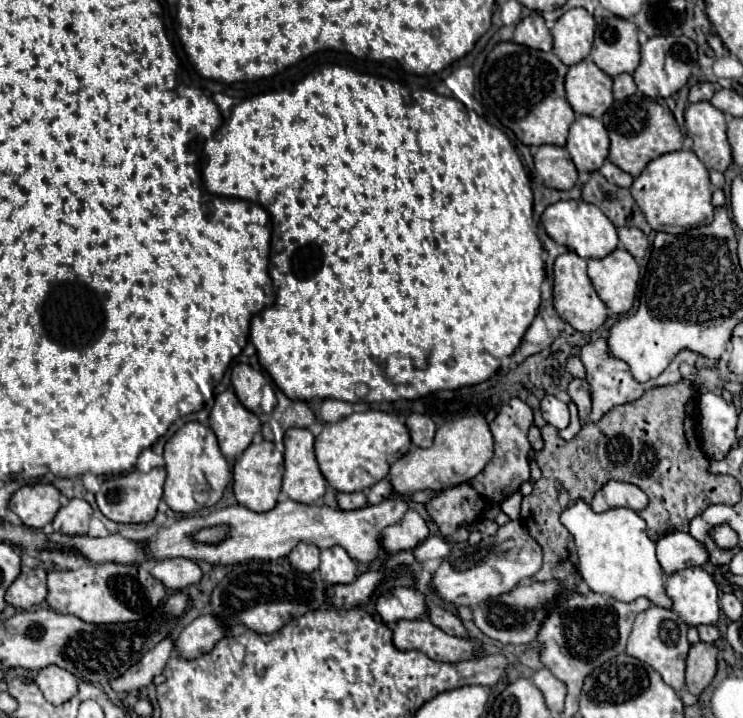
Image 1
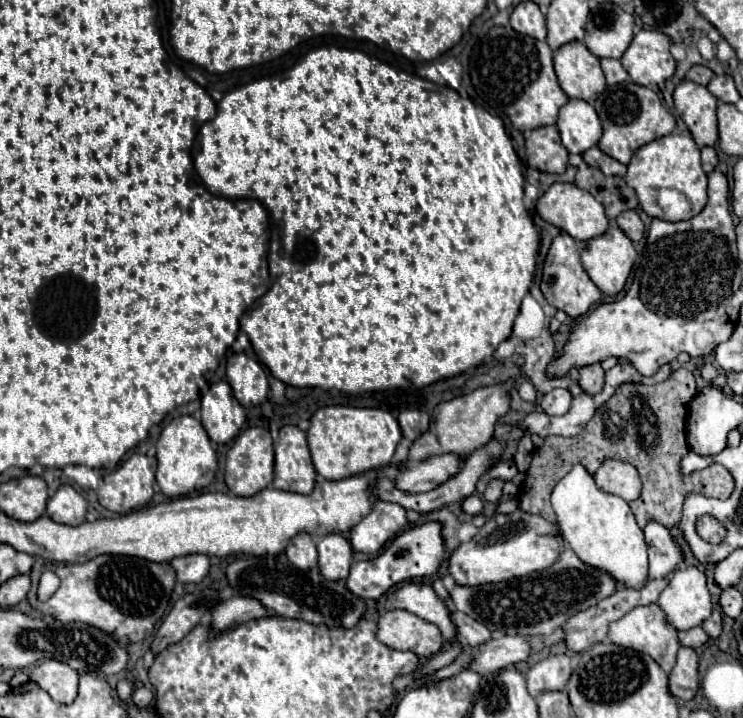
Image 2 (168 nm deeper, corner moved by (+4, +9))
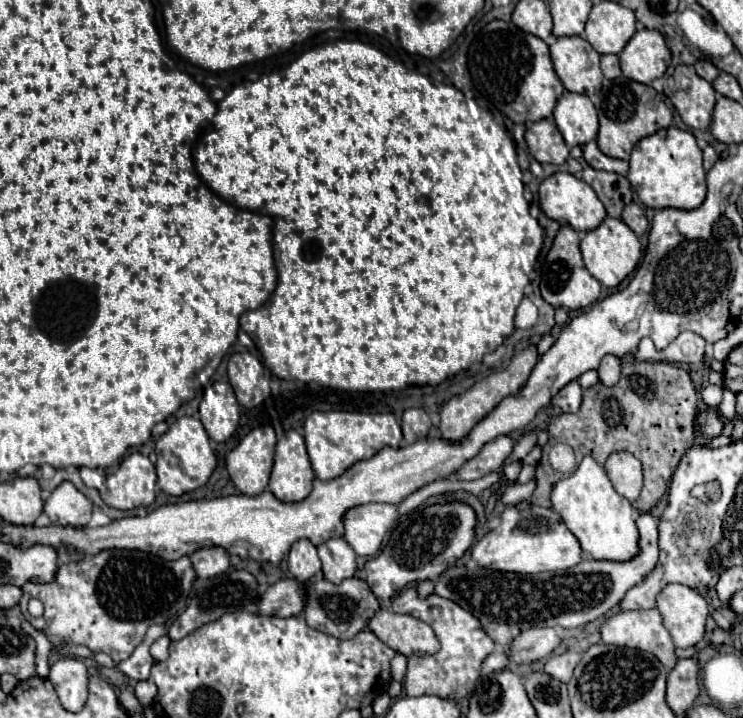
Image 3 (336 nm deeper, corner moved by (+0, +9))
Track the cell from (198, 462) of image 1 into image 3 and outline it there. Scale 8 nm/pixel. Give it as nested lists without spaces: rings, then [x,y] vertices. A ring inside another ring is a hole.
[[[179,417],[175,419],[167,433],[163,433],[157,441],[157,483],[159,487],[167,493],[167,495],[173,495],[173,497],[179,497],[183,493],[189,493],[189,491],[195,491],[199,487],[203,487],[215,465],[217,465],[217,457],[209,445],[209,435],[205,433],[205,427],[199,419],[193,419],[193,417]]]

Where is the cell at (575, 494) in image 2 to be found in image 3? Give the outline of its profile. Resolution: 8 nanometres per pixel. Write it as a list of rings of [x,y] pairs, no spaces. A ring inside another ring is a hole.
[[[583,457],[577,471],[553,487],[551,503],[553,511],[563,519],[567,529],[577,537],[583,553],[587,553],[591,559],[627,561],[639,553],[635,511],[631,503],[615,491],[603,467],[591,457]]]

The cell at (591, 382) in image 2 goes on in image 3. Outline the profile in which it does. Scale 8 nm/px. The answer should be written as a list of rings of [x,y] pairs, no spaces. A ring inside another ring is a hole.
[[[605,355],[601,359],[601,365],[597,369],[599,373],[599,381],[605,387],[613,387],[619,381],[619,371],[621,371],[621,359],[615,355]]]

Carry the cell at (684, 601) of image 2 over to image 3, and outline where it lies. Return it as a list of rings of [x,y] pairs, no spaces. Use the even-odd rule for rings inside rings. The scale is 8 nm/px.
[[[679,583],[667,585],[657,595],[657,609],[663,615],[663,623],[671,633],[675,647],[685,649],[703,641],[709,603],[699,591]]]

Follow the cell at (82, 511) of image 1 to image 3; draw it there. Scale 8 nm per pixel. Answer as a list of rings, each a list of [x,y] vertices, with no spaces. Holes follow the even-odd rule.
[[[63,481],[45,501],[43,511],[51,523],[85,527],[91,519],[91,509],[93,503],[83,493],[79,493],[71,481]]]

